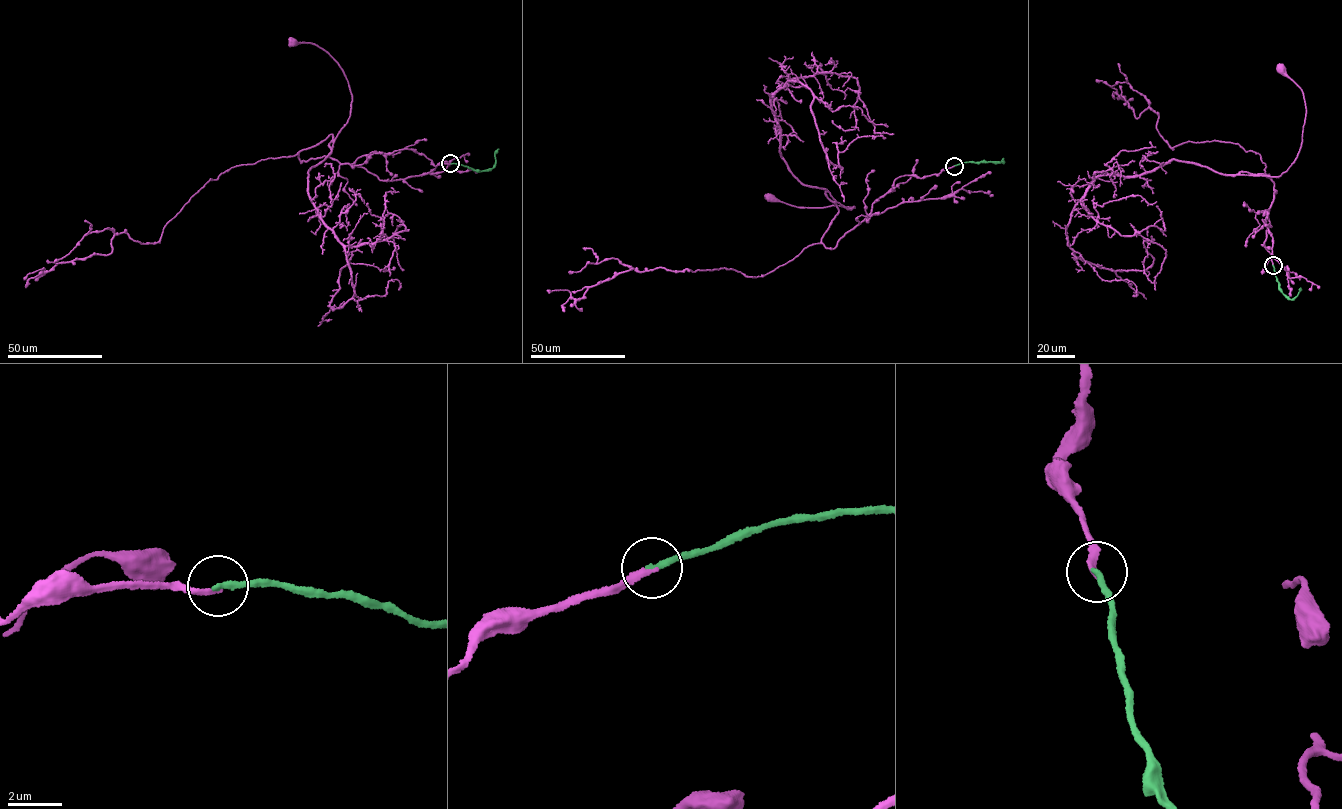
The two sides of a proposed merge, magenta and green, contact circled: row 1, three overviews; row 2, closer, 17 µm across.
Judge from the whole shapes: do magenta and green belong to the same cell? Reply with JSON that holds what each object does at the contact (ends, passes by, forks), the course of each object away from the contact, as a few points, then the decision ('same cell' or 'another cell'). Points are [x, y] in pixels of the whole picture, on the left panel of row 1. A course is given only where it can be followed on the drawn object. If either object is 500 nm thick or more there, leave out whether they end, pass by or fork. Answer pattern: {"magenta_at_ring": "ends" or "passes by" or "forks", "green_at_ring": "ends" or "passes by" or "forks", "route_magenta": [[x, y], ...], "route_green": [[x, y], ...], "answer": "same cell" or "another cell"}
{"magenta_at_ring": "ends", "green_at_ring": "ends", "route_magenta": [[450, 164], [406, 148], [351, 164], [300, 161], [299, 152], [335, 139], [352, 98], [335, 60], [292, 42]], "route_green": [[450, 163], [480, 171], [490, 169], [499, 148]], "answer": "same cell"}

